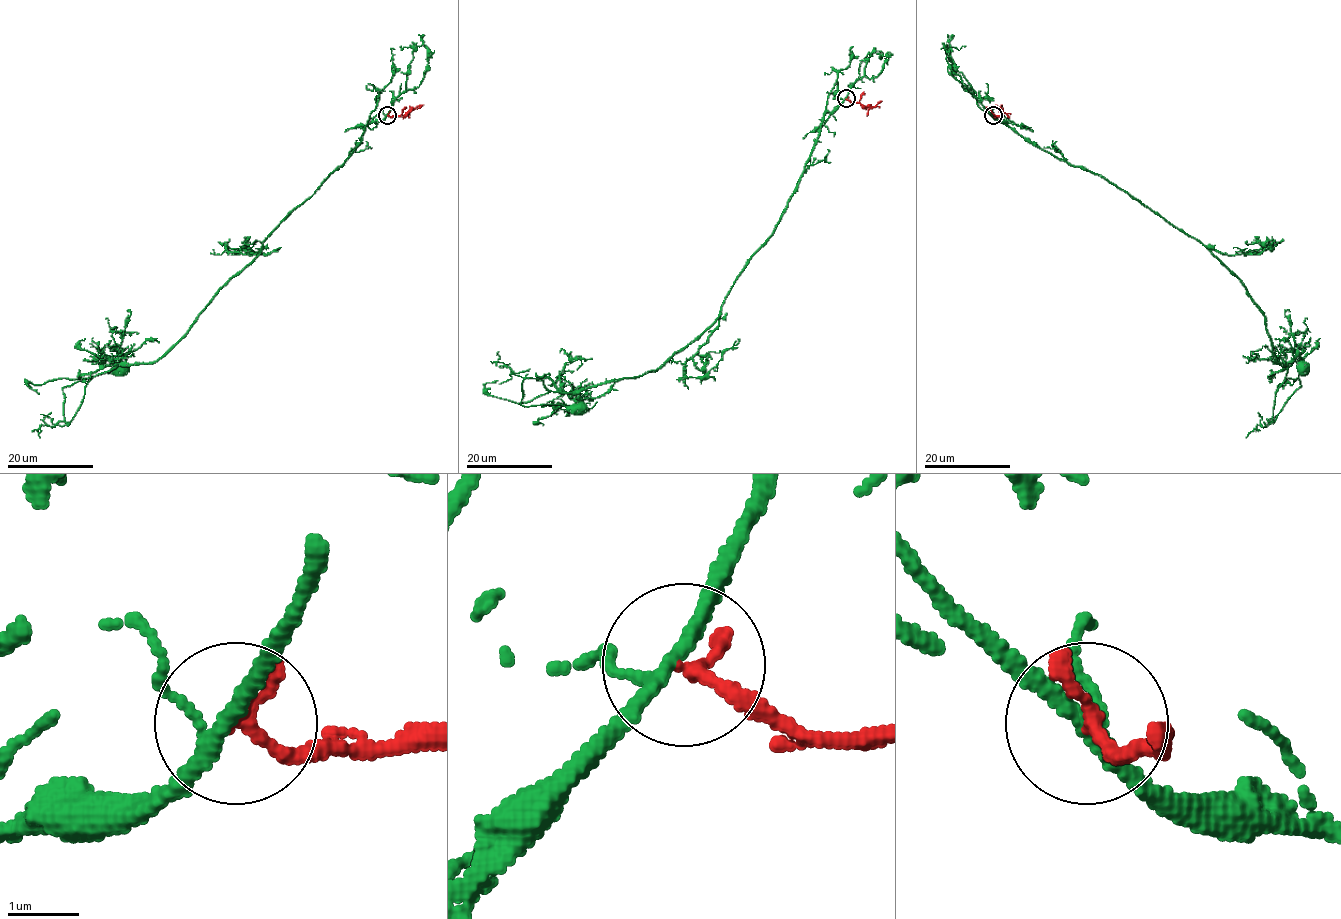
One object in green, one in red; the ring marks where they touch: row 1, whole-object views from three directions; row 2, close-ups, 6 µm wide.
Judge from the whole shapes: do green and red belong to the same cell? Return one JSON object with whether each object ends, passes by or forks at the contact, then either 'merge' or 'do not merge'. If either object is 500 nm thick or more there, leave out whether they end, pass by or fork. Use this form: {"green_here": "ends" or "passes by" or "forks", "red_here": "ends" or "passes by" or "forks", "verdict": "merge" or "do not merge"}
{"green_here": "forks", "red_here": "passes by", "verdict": "do not merge"}

